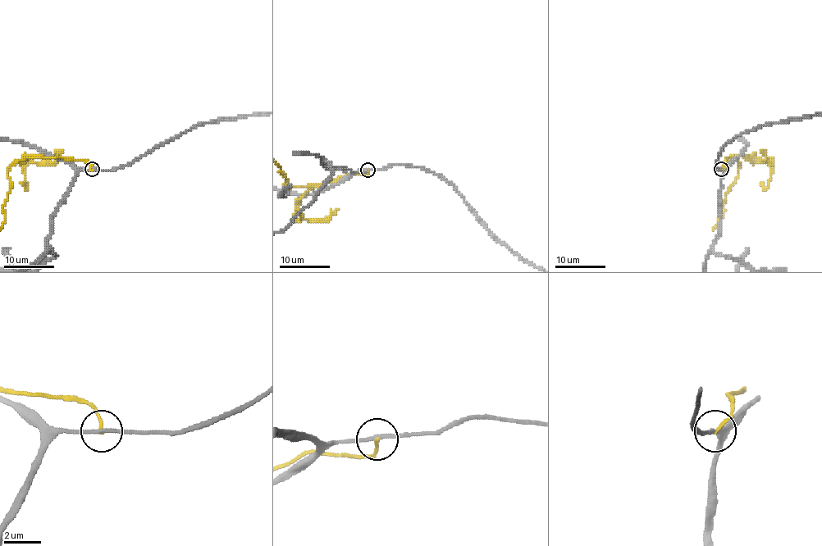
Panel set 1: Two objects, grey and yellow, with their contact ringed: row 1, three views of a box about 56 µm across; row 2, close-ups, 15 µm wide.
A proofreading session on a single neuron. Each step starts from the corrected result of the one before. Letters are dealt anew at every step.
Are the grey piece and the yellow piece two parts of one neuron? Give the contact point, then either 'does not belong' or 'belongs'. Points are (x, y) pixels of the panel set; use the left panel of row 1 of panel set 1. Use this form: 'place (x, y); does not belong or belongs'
place (92, 169); does not belong

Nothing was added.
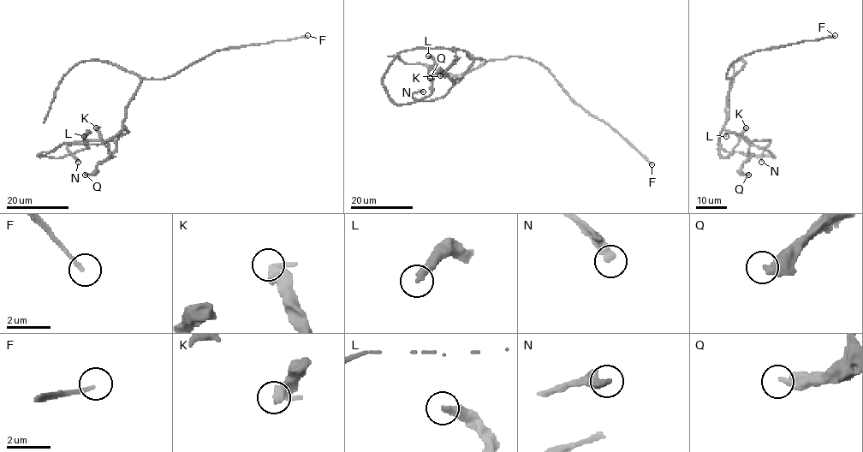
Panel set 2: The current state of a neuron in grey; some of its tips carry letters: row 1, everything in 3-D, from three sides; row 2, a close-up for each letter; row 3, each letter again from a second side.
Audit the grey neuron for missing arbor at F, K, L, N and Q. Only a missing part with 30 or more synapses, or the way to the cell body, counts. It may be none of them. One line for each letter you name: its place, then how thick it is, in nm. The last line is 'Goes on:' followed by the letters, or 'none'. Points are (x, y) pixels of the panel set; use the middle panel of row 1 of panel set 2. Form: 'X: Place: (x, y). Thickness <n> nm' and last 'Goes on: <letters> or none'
F: Place: (651, 164). Thickness 170 nm
N: Place: (423, 92). Thickness 320 nm
Goes on: F, N

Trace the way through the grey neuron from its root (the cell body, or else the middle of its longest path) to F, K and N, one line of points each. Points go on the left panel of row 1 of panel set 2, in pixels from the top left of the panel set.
F: (126, 109), (144, 79), (170, 77), (217, 50), (307, 35)
K: (126, 109), (123, 127), (108, 141), (111, 157), (96, 127)
N: (126, 109), (123, 124), (128, 131), (116, 140), (77, 140), (68, 146), (68, 152), (78, 162)

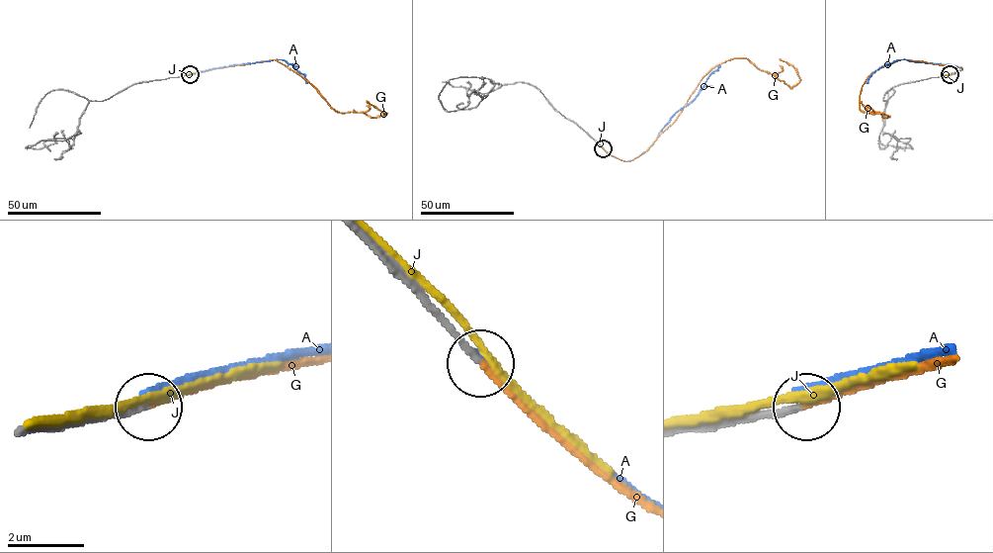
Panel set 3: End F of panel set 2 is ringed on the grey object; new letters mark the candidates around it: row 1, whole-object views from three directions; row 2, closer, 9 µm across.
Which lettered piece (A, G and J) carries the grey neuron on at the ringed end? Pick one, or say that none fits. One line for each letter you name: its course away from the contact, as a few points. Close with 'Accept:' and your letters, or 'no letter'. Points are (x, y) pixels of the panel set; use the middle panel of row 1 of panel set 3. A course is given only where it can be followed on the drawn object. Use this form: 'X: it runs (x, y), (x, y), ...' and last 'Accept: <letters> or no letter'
G: it runs (603, 148), (624, 161), (641, 154), (700, 81), (726, 60), (747, 58), (794, 86), (797, 70), (779, 58)
Accept: G

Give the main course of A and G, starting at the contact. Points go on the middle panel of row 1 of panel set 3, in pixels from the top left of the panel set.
A: (602, 148), (625, 161), (641, 154), (669, 120), (688, 105), (719, 65)
G: (603, 148), (624, 161), (641, 154), (700, 81), (726, 60), (747, 58), (794, 86), (797, 70), (779, 58)

